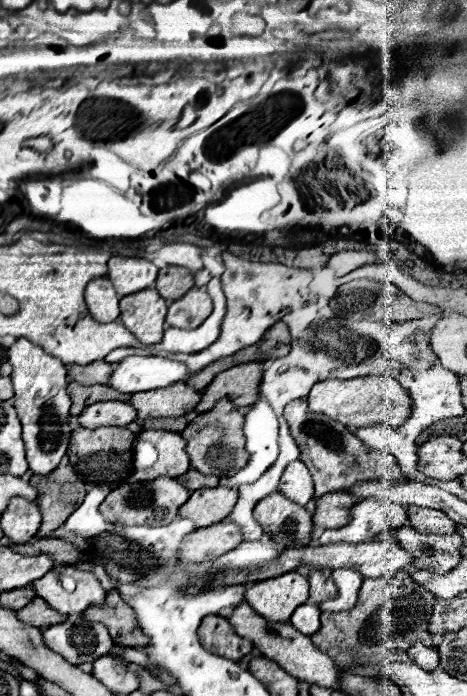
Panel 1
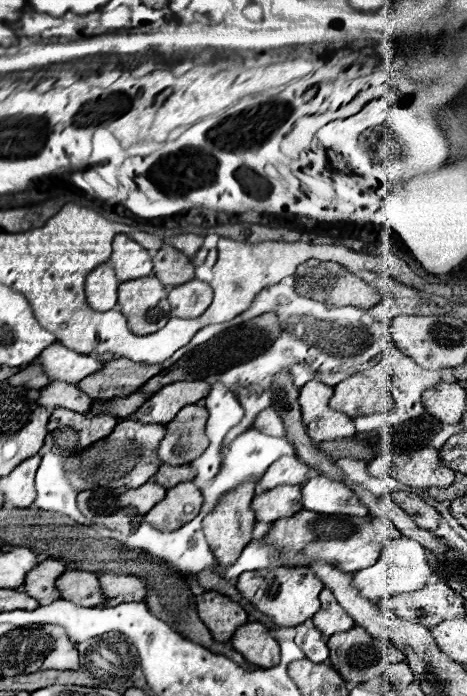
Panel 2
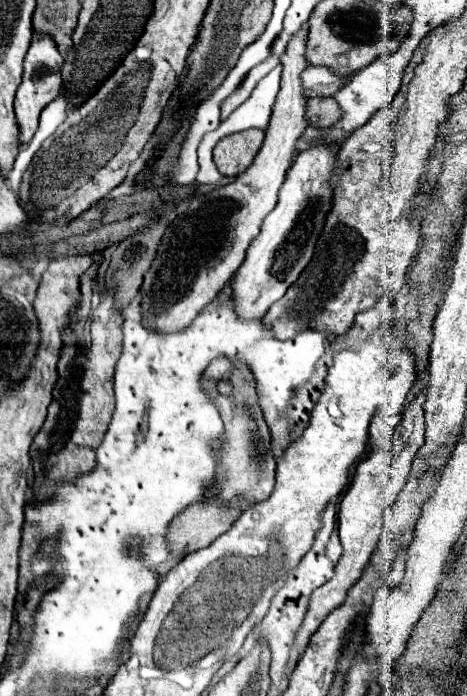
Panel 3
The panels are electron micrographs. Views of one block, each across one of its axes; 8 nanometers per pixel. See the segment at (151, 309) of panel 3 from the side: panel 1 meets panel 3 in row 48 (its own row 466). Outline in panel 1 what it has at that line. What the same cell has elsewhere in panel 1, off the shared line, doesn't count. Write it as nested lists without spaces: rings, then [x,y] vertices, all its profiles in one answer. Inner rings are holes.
[[[294,460],[286,466],[284,474],[280,476],[280,494],[284,494],[288,500],[306,506],[312,496],[314,496],[314,484],[308,468],[300,462]]]

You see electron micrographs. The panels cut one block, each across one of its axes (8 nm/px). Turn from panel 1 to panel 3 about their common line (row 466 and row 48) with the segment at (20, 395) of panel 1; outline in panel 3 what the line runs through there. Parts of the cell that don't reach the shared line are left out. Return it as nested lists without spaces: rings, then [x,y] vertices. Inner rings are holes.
[[[34,38],[30,48],[28,48],[28,54],[24,58],[24,72],[22,72],[22,82],[16,90],[16,98],[14,98],[14,114],[16,114],[16,124],[18,124],[18,142],[20,146],[28,144],[30,138],[34,136],[36,128],[38,128],[38,118],[40,118],[40,112],[44,110],[44,106],[54,100],[62,88],[62,56],[60,52],[56,50],[56,44],[50,40],[50,38]]]

